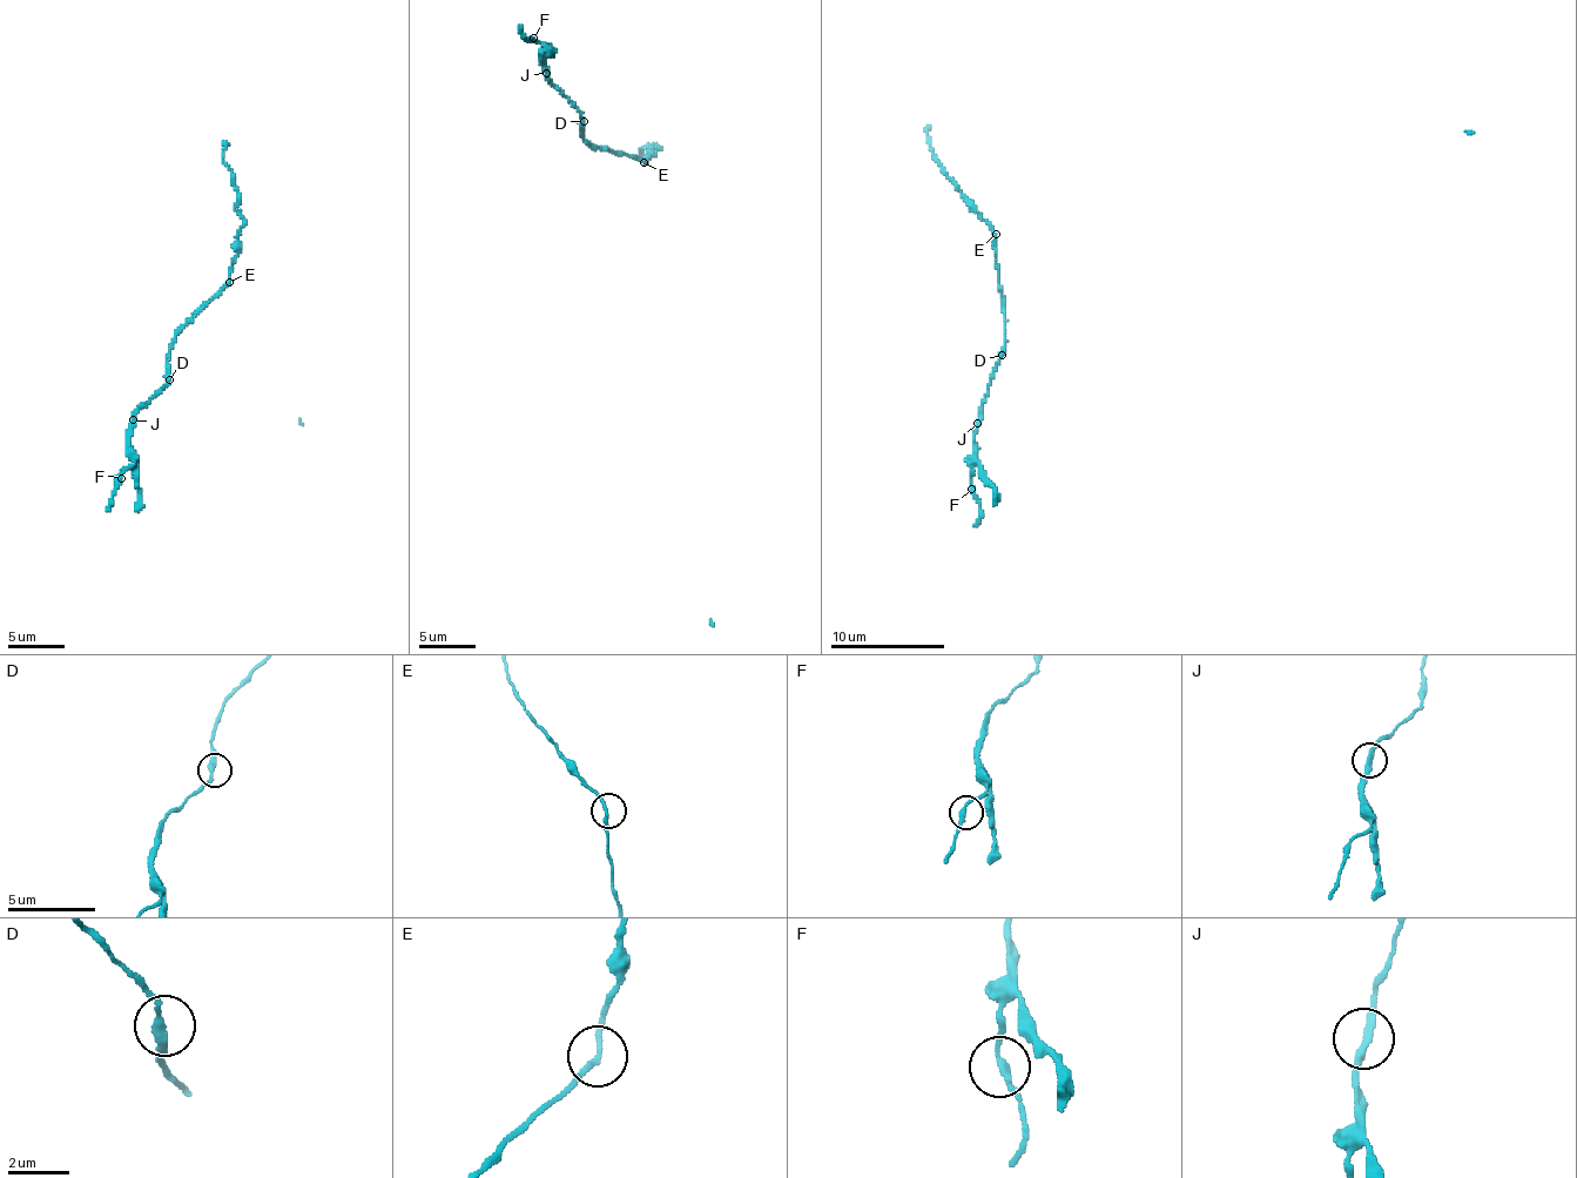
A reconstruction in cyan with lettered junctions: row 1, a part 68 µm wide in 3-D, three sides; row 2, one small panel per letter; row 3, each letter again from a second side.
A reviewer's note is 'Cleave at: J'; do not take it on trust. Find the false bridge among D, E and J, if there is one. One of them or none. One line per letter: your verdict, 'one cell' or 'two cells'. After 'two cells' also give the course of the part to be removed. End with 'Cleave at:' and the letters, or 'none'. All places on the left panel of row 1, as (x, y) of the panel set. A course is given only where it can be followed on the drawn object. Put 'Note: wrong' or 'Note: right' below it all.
D: one cell
E: one cell
J: two cells | (133, 418), (129, 458), (135, 462), (123, 472), (107, 510)
Cleave at: J
Note: right

